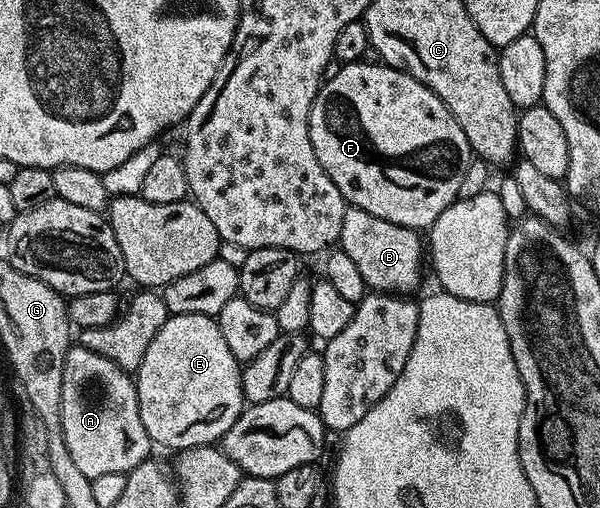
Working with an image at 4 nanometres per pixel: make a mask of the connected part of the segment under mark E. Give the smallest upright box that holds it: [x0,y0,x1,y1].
[136,314,244,452]

